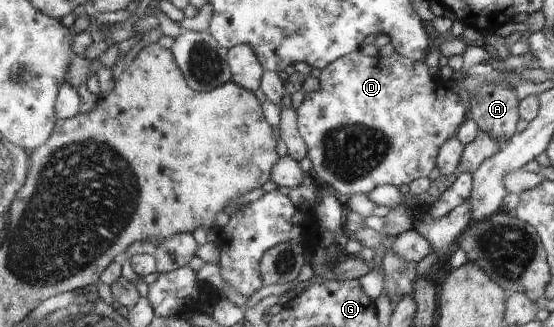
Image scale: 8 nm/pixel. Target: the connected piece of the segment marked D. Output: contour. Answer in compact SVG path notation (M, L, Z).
M361 48L335 60L329 67L316 72L320 89L304 96L297 109L297 125L308 147L312 176L316 183L327 183L343 197L367 195L379 185L410 184L419 178L429 177L435 167L437 151L451 137L465 119L465 105L455 92L437 89L431 81L426 62L411 61L401 53L387 57L367 56Z

